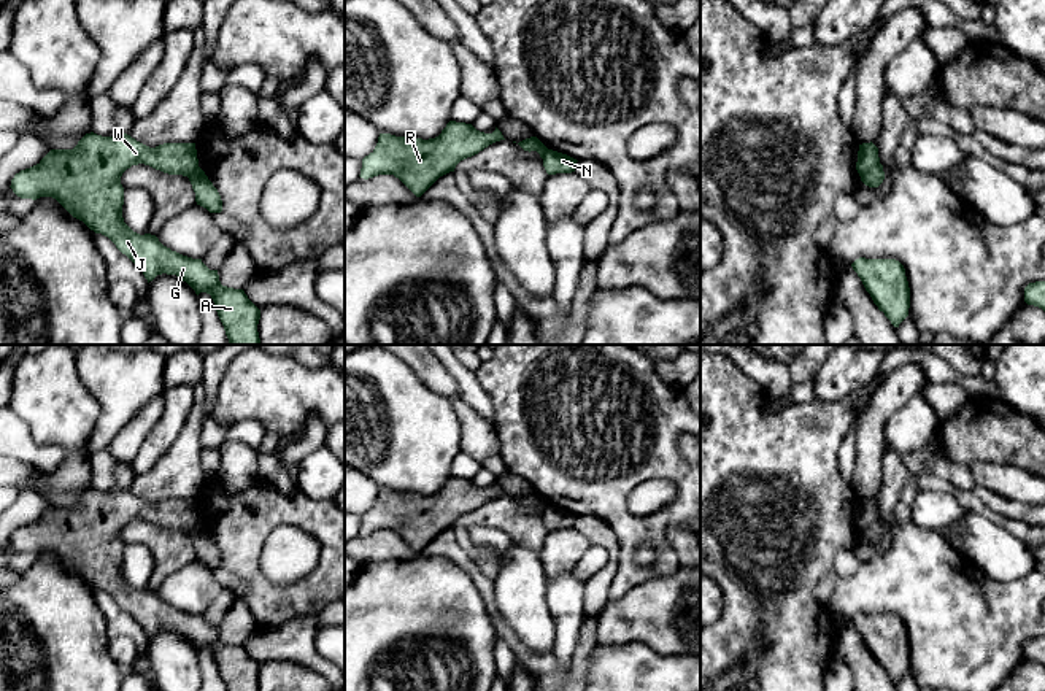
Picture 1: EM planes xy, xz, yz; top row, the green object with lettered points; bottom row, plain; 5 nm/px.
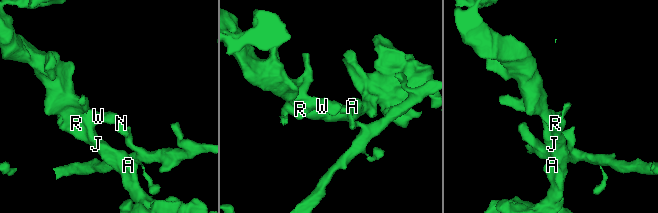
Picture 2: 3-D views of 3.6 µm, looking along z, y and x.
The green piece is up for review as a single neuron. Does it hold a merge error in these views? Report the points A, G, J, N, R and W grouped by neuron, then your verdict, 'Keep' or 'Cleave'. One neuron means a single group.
Groups: A G J R W / N. Cleave

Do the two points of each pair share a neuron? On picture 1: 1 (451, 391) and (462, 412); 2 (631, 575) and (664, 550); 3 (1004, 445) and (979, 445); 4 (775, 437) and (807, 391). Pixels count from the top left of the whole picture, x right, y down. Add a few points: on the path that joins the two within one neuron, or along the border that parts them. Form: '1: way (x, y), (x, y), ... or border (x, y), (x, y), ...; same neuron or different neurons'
1: border (459, 396), (450, 399); different neurons
2: way (640, 574), (650, 572), (663, 559); same neuron
3: way (998, 445), (985, 445); same neuron
4: border (764, 394), (775, 412), (813, 399); different neurons

